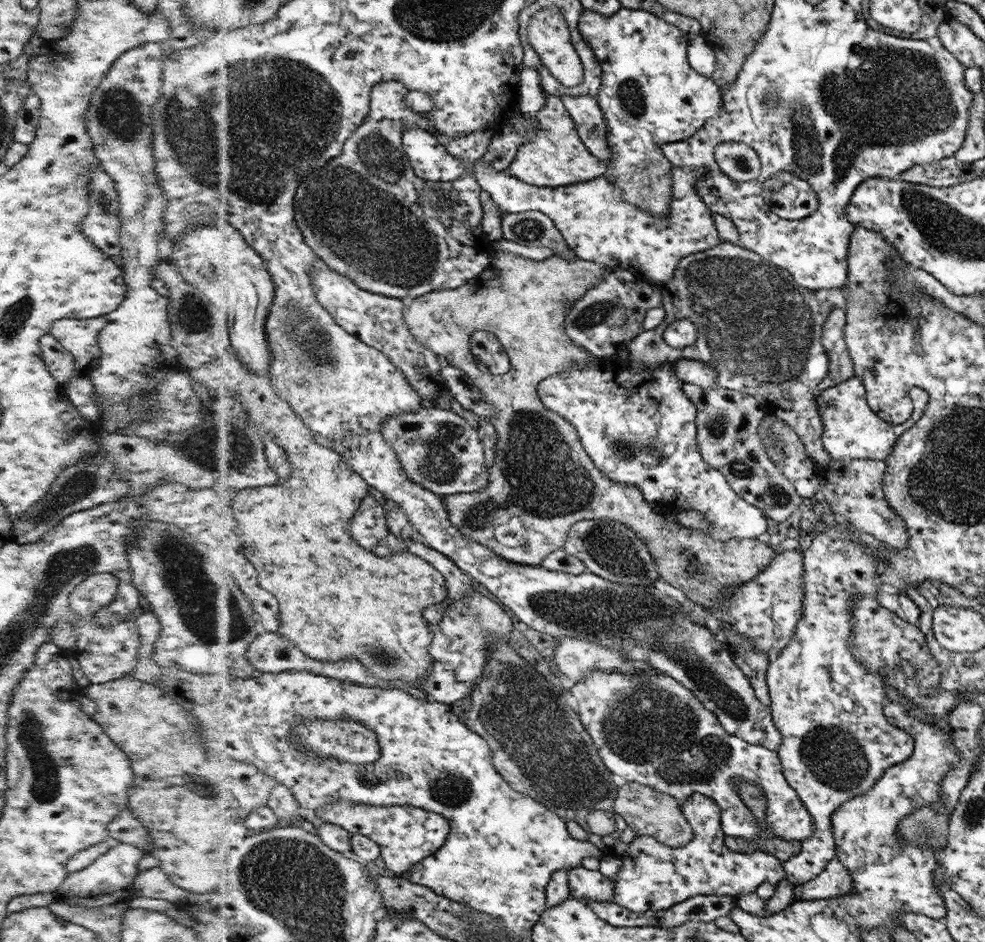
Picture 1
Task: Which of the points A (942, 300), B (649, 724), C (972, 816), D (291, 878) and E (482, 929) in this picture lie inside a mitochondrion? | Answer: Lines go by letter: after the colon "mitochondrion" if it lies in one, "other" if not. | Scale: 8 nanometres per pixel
A: other
B: mitochondrion
C: mitochondrion
D: mitochondrion
E: mitochondrion

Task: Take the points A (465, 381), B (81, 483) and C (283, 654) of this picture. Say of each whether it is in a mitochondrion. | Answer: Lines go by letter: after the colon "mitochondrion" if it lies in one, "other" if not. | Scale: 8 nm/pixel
A: other
B: mitochondrion
C: other

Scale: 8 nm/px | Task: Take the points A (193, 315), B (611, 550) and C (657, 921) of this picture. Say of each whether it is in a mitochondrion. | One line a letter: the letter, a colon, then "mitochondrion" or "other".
A: mitochondrion
B: mitochondrion
C: other

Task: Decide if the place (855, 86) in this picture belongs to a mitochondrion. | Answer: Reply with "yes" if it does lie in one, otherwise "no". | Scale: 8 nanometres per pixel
yes

